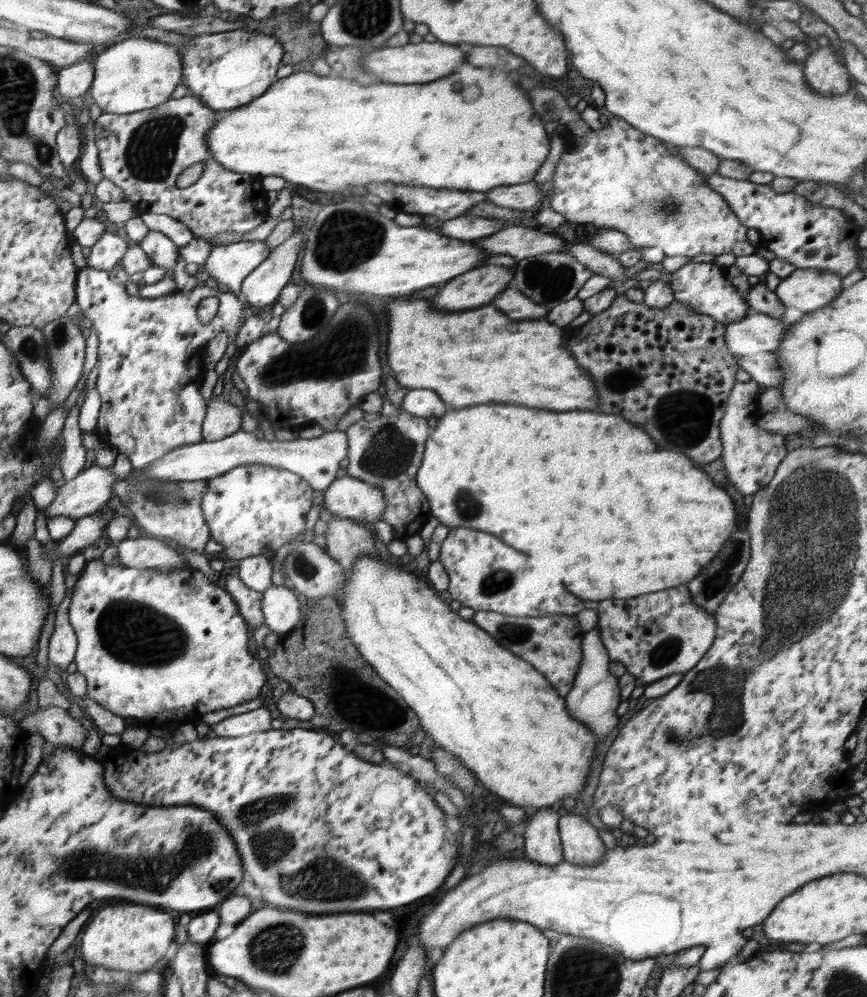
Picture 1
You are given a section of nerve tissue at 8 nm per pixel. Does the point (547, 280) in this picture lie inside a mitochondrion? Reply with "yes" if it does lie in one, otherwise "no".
yes

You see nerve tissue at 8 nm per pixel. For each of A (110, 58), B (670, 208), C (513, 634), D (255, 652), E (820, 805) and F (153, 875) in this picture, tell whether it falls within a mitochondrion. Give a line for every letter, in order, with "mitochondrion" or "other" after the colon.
A: other
B: mitochondrion
C: mitochondrion
D: other
E: other
F: mitochondrion

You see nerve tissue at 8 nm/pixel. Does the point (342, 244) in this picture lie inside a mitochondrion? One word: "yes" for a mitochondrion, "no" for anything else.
yes

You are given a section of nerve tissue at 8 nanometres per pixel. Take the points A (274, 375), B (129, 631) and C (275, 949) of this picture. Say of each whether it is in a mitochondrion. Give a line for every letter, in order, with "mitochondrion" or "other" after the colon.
A: mitochondrion
B: mitochondrion
C: mitochondrion

